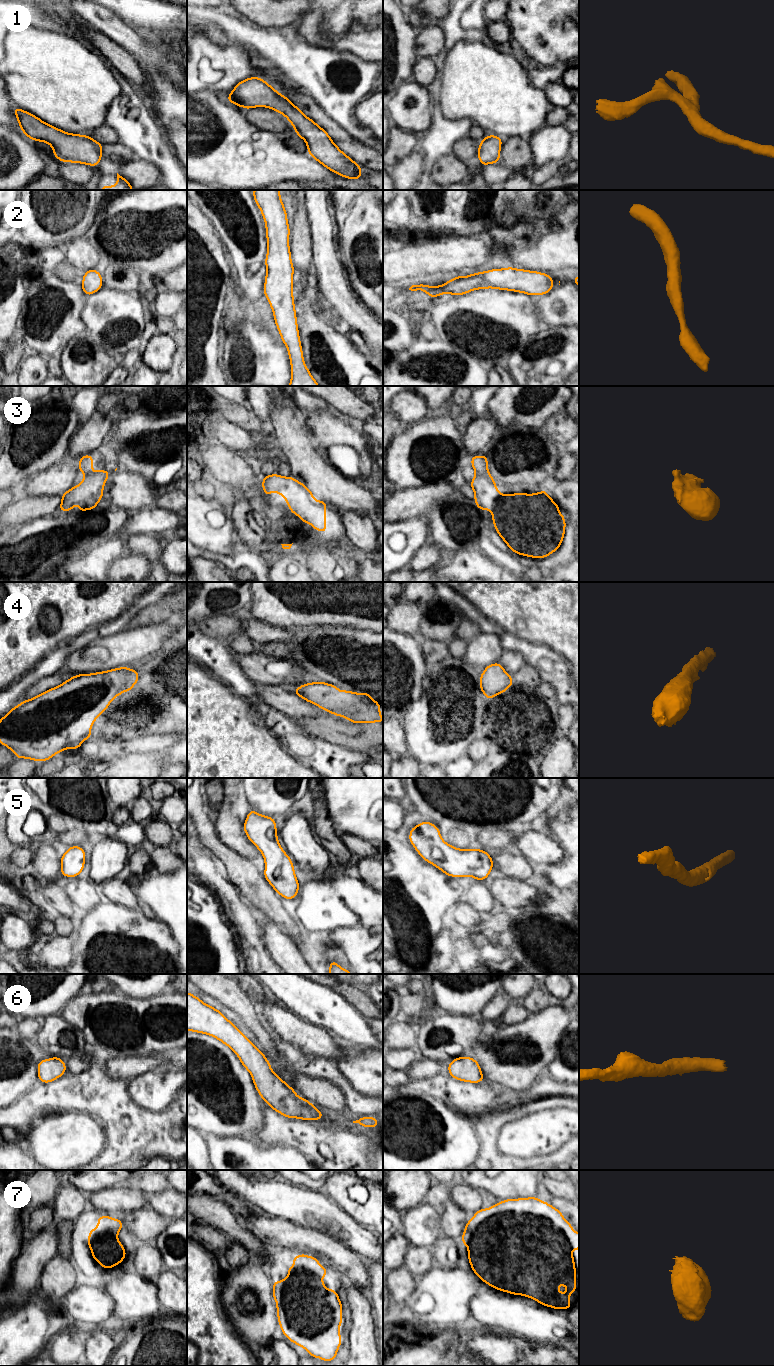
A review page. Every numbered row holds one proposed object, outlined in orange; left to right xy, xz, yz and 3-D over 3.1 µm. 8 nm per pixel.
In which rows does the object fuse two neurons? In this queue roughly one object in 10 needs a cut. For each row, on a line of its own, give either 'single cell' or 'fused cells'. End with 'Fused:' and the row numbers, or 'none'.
1: single cell
2: single cell
3: single cell
4: single cell
5: single cell
6: single cell
7: single cell
Fused: none

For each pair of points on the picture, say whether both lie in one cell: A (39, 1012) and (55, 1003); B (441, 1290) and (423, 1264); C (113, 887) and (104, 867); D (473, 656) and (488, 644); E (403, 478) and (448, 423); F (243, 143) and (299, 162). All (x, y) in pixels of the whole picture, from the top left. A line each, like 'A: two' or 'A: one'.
A: one
B: two
C: two
D: one
E: one
F: one

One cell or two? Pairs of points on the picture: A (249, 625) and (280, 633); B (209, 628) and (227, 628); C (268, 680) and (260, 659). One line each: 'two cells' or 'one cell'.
A: one cell
B: one cell
C: one cell

